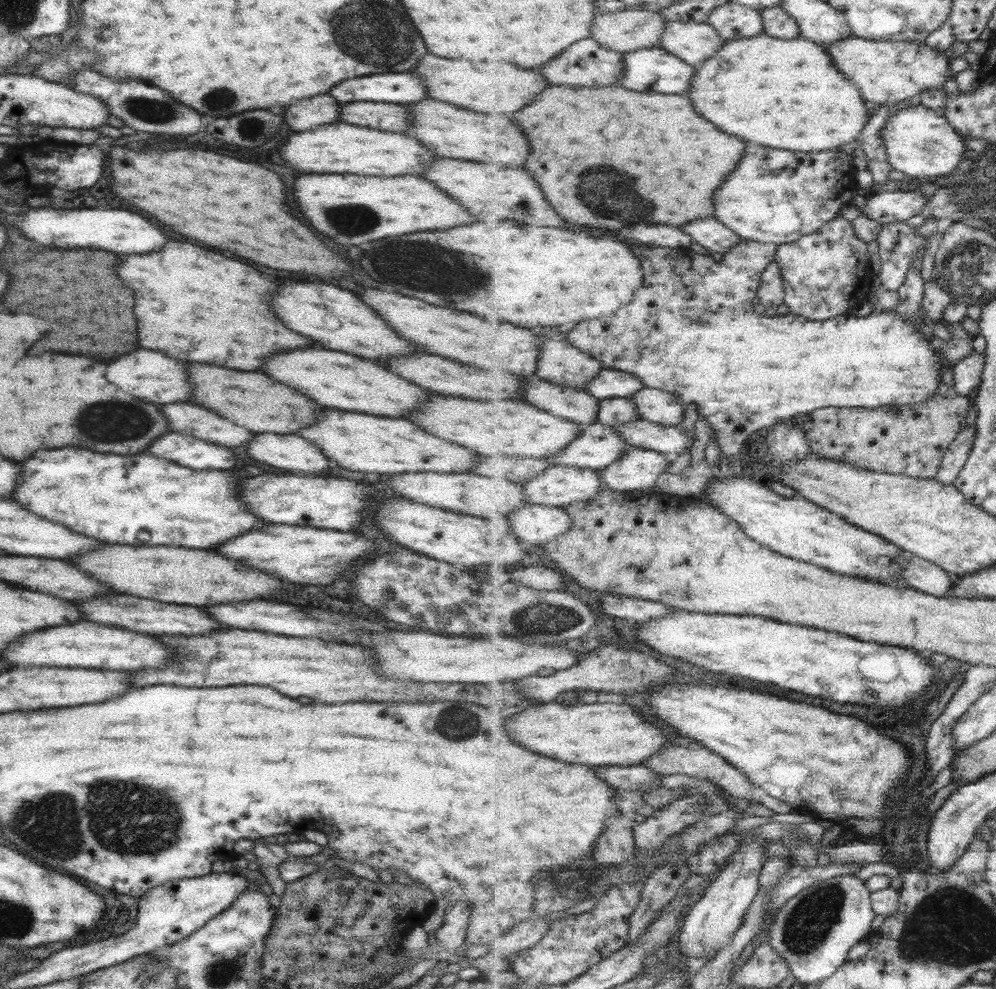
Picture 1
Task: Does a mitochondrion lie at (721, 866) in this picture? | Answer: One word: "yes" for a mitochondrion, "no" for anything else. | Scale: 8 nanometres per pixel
no

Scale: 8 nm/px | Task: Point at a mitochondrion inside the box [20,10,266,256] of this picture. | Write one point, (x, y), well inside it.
(133, 106)

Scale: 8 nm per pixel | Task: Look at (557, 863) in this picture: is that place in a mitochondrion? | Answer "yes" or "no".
yes

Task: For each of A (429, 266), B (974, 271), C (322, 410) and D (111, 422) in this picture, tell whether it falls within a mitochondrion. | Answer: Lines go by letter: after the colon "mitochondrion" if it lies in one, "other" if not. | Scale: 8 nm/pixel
A: mitochondrion
B: mitochondrion
C: other
D: mitochondrion

